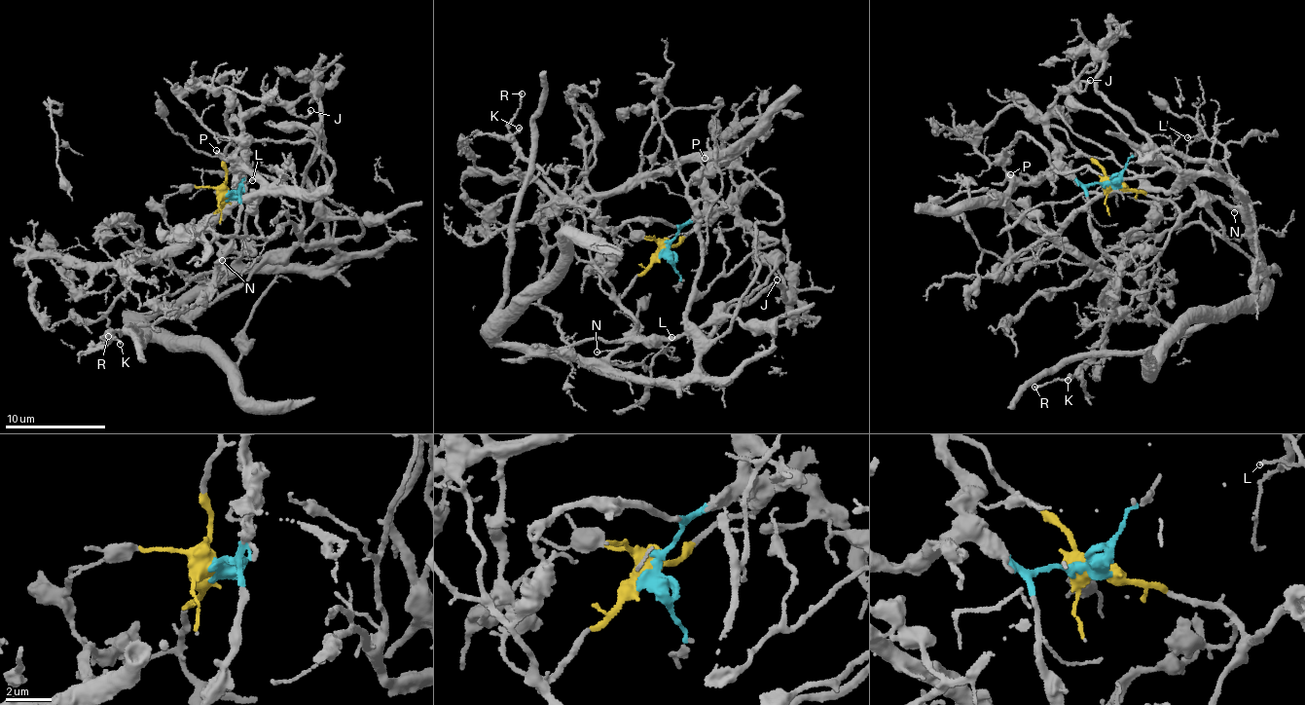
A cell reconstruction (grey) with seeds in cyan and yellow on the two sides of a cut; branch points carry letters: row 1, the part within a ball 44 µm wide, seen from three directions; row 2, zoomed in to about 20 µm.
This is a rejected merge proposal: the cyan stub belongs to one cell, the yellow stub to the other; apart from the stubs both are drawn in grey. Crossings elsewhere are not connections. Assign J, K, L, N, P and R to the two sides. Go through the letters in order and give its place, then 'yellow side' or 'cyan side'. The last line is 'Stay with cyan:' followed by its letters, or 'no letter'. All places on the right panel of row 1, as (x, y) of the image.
J: at (1090, 80); cyan side
K: at (1068, 380); cyan side
L: at (1187, 137); yellow side
N: at (1234, 212); yellow side
P: at (1010, 174); cyan side
R: at (1034, 387); cyan side
Stay with cyan: J, K, P, R

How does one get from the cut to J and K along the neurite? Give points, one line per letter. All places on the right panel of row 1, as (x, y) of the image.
J: (1111, 184), (1084, 183), (1073, 175), (1062, 161), (1062, 143), (1048, 123), (1058, 92), (1081, 92), (1091, 80)
K: (1111, 184), (1094, 182), (1086, 188), (1090, 227), (1098, 248), (1112, 260), (1118, 283), (1105, 328), (1067, 381)

